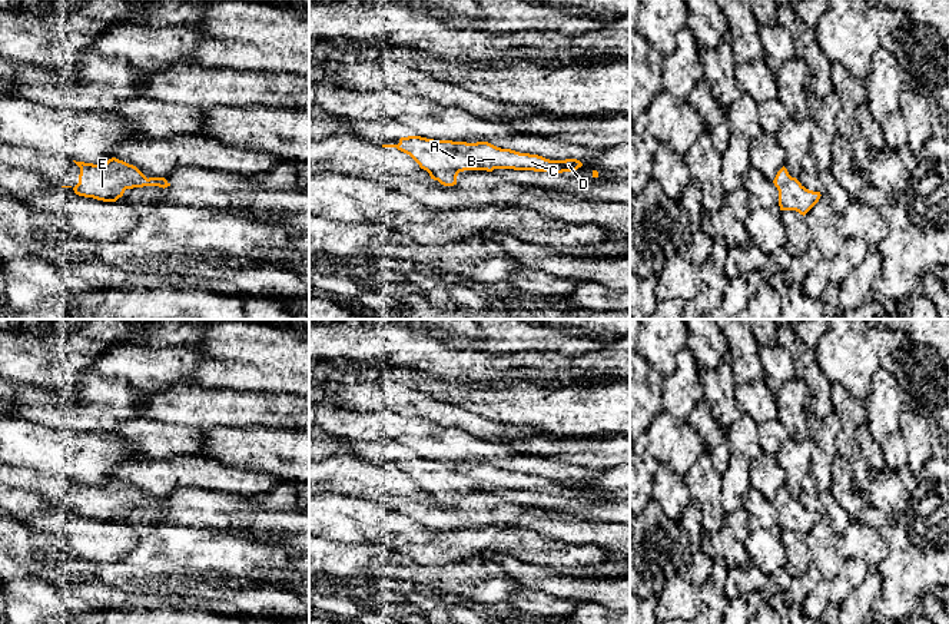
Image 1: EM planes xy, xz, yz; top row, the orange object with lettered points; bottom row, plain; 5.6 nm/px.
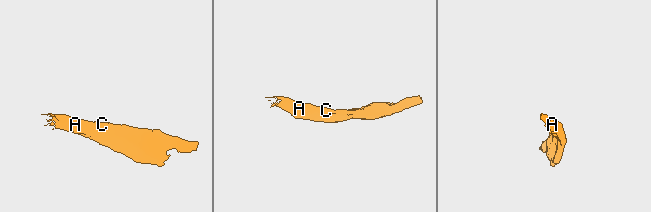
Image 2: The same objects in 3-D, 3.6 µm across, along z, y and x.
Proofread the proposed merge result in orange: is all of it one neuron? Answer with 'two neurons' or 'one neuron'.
one neuron

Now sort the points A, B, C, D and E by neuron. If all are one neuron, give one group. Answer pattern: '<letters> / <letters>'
A B C D E

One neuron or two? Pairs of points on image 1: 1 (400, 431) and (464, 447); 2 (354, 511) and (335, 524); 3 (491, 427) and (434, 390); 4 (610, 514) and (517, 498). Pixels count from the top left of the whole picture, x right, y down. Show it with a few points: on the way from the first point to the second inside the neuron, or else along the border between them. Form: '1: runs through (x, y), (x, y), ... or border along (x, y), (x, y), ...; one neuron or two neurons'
1: runs through (415, 431), (431, 441), (448, 444); one neuron
2: runs through (349, 515), (345, 520), (339, 520); one neuron
3: border along (432, 397), (474, 411), (495, 422); two neurons
4: runs through (587, 508), (540, 500); one neuron

